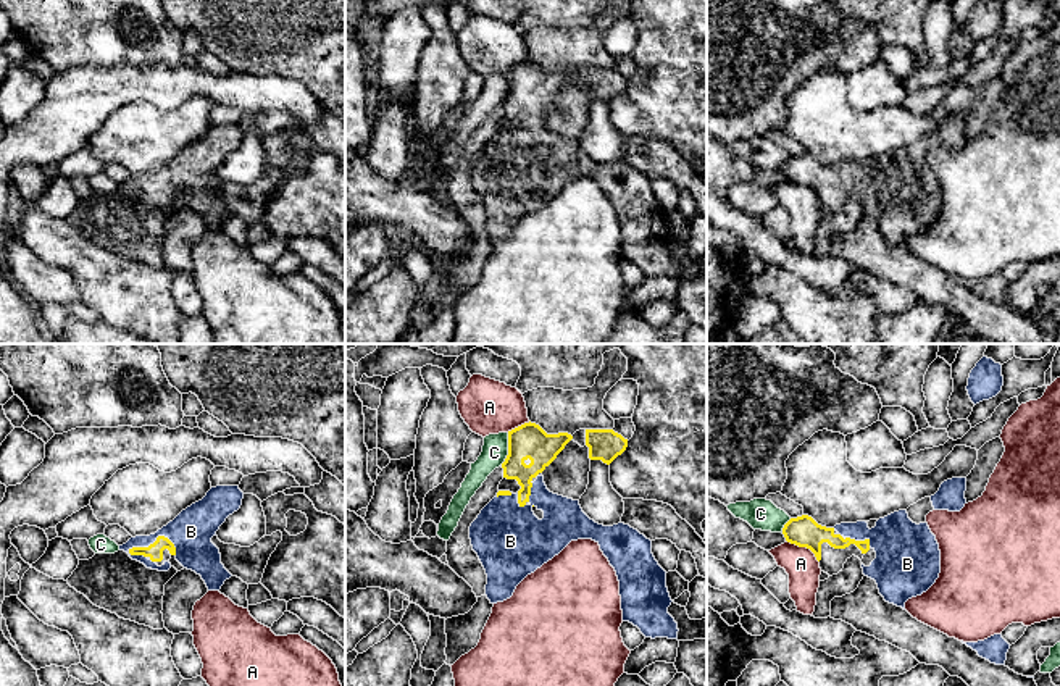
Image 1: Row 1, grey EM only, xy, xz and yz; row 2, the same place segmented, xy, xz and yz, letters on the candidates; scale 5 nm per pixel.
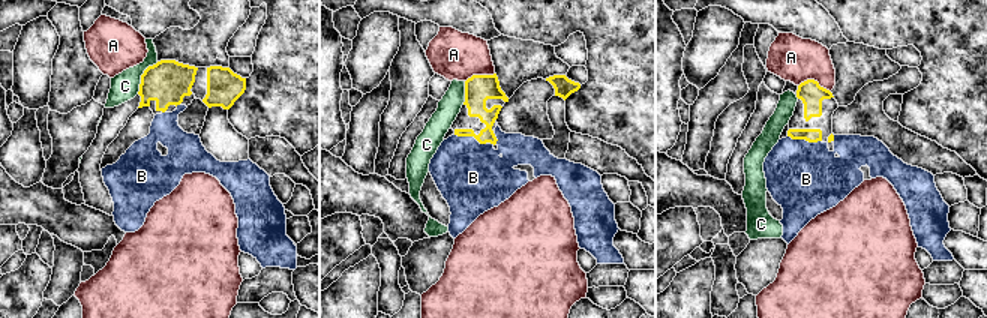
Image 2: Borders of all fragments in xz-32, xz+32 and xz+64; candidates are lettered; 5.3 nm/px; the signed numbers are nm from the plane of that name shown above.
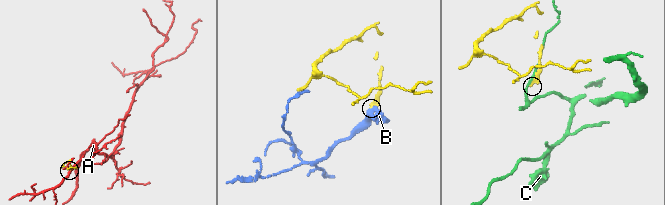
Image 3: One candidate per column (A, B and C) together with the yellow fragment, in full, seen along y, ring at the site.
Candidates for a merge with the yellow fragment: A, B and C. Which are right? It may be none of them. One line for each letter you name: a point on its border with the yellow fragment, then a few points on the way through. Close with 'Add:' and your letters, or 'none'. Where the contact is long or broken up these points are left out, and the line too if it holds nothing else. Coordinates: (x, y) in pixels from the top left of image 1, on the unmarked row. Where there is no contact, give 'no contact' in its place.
B: contact xy (157, 178)
Add: B

